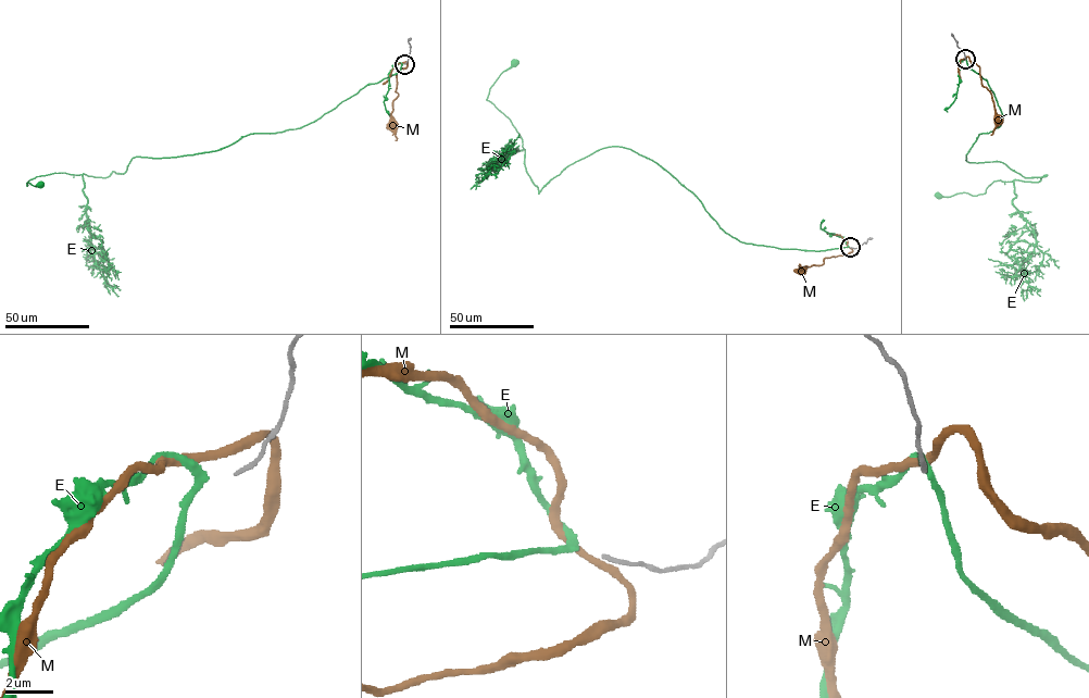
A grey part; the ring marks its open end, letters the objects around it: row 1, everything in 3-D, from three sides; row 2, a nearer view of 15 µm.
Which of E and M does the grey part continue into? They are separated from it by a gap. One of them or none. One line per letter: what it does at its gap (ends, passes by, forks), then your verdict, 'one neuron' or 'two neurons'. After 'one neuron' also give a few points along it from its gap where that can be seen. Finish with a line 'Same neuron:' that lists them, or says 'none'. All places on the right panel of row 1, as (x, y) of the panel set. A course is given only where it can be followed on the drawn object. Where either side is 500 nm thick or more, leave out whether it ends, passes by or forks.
E: it passes by; one neuron; course (965, 60), (1003, 116), (966, 160), (1047, 175), (938, 195)
M: it passes by; two neurons
Same neuron: E

